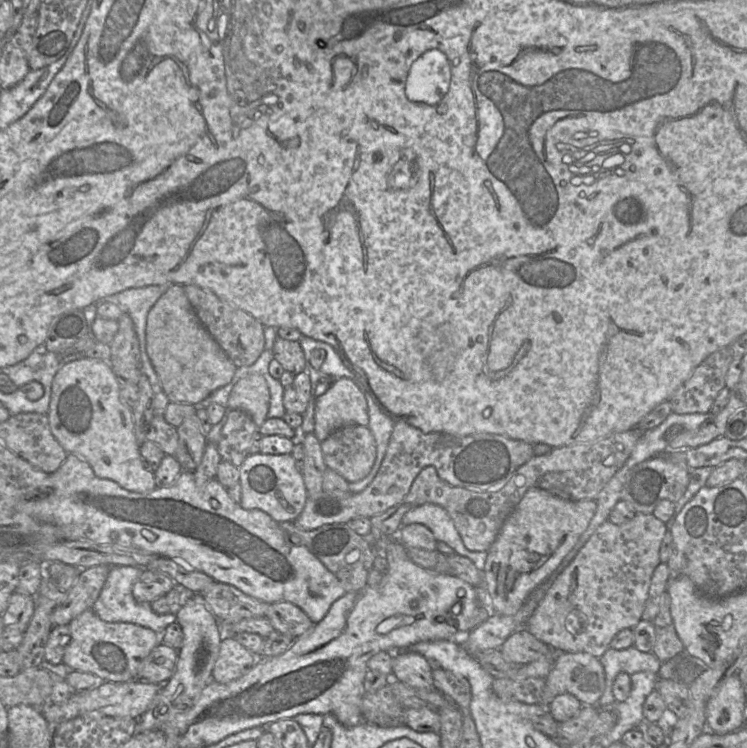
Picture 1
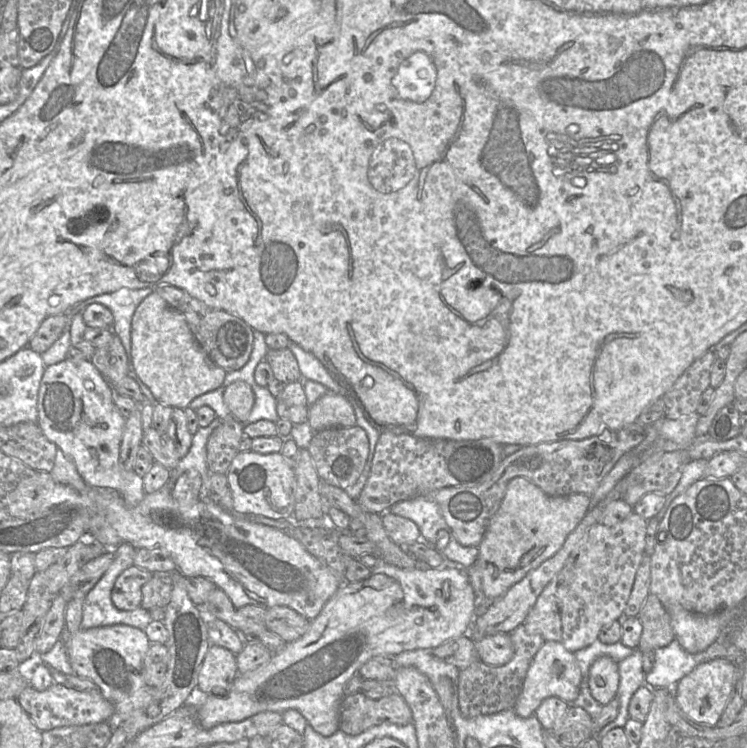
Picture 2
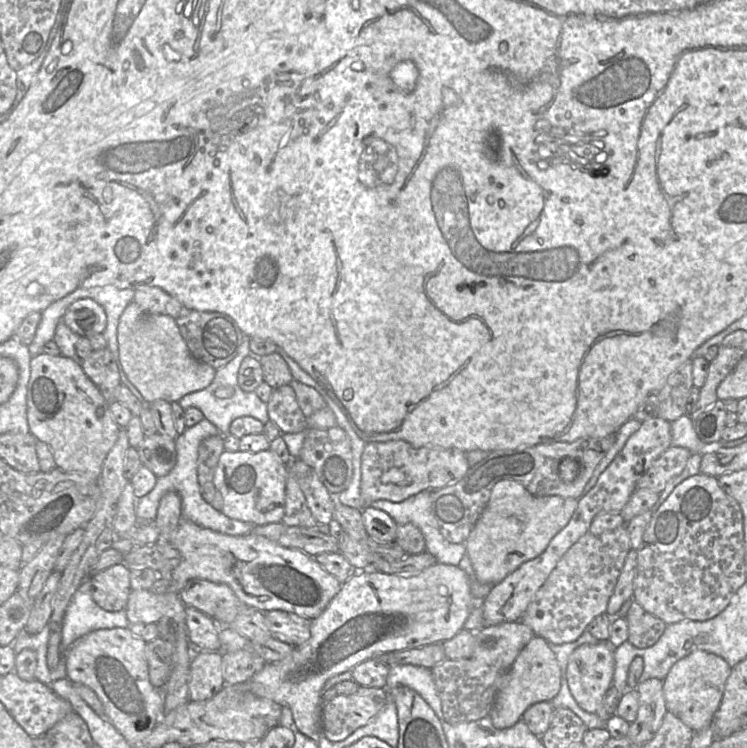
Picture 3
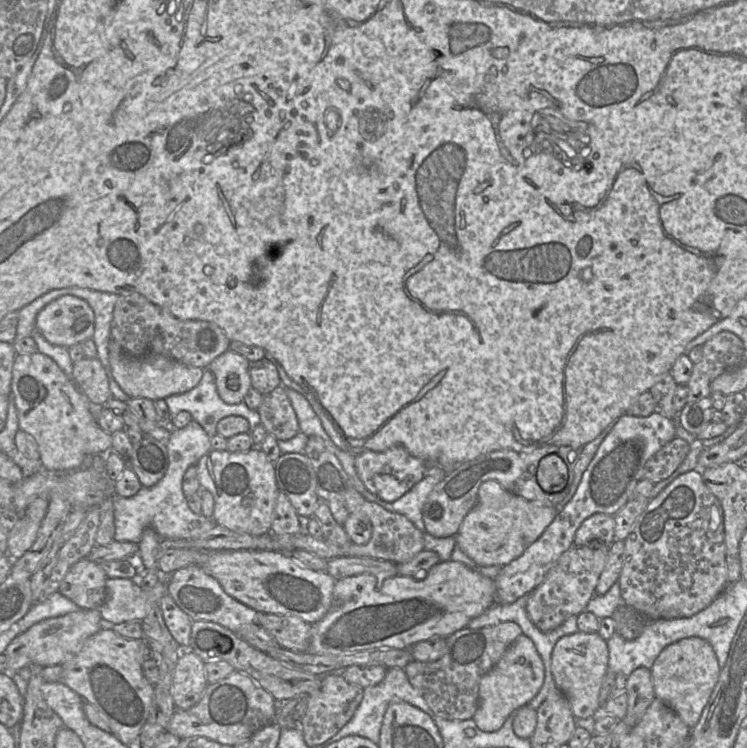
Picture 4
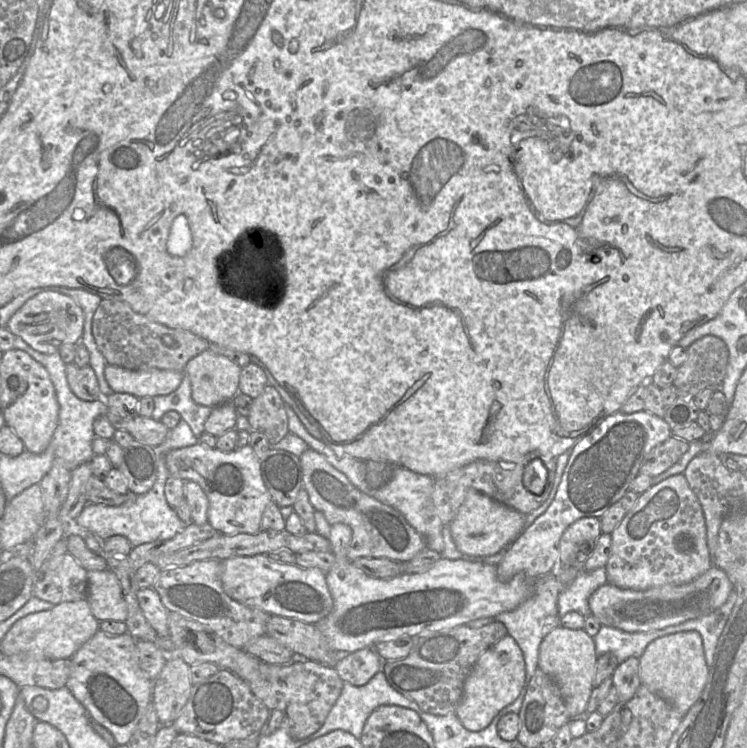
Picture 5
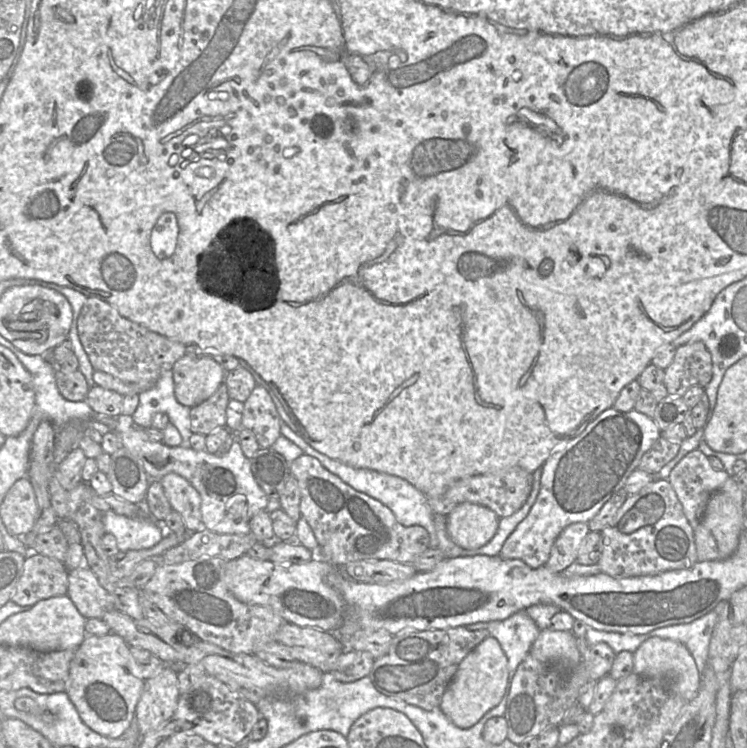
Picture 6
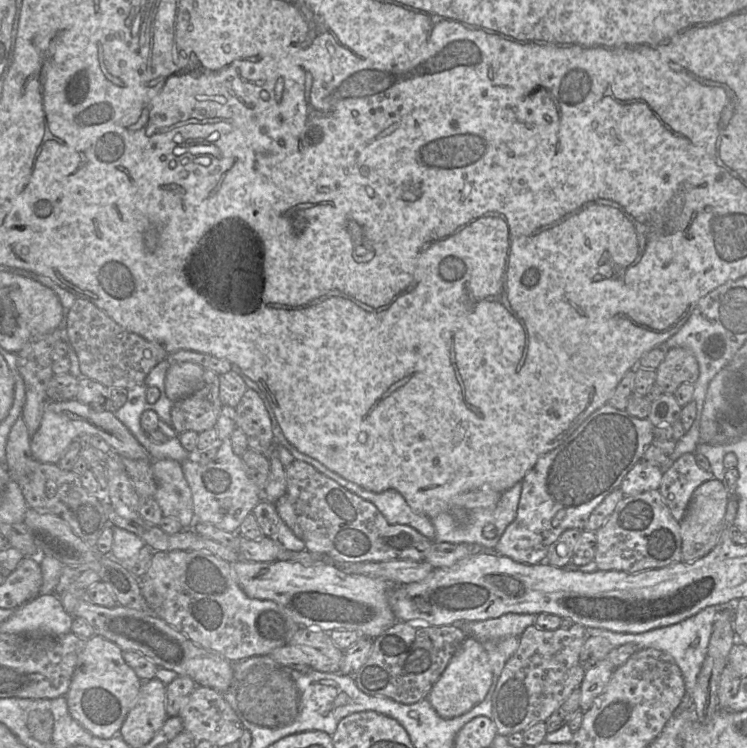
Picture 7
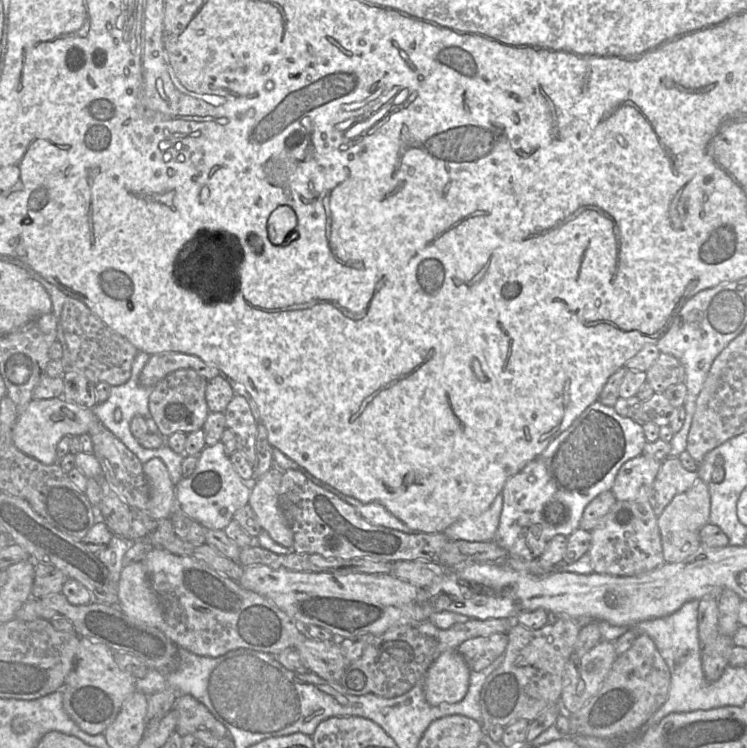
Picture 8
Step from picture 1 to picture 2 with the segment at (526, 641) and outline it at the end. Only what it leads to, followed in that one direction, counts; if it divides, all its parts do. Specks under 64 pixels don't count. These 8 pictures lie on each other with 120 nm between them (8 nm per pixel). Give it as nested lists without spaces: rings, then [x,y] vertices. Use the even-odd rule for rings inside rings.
[[[498,633],[475,641],[480,662],[491,666],[501,666],[509,662],[514,648],[509,634]]]

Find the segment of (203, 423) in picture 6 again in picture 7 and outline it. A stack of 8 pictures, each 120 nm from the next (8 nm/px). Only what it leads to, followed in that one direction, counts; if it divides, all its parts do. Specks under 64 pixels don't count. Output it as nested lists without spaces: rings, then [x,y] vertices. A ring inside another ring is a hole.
[[[205,369],[203,387],[184,399],[174,401],[171,425],[178,434],[184,431],[201,433],[215,427],[223,406],[219,397],[219,376]]]

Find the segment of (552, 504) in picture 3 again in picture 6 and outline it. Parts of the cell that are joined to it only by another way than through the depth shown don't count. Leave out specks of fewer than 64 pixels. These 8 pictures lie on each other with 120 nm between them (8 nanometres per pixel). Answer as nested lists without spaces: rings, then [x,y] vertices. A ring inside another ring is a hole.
[[[464,502],[447,516],[448,534],[462,548],[480,548],[496,534],[499,519],[493,510],[485,506]]]

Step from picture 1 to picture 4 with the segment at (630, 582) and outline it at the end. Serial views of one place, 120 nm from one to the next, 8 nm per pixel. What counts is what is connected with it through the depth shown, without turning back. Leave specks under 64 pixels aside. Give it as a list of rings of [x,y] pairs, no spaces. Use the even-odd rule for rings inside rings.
[[[597,538],[598,540],[601,540],[601,548],[599,549],[592,549],[587,547],[586,545],[581,545],[581,546],[572,546],[570,549],[566,550],[561,557],[559,558],[559,560],[557,561],[557,563],[551,568],[551,570],[549,571],[549,573],[546,575],[545,579],[531,592],[529,593],[529,598],[527,601],[527,614],[529,616],[529,618],[532,620],[532,622],[542,631],[544,632],[548,632],[548,631],[552,631],[554,629],[556,629],[557,627],[559,627],[567,618],[571,617],[571,616],[577,616],[578,614],[580,614],[581,612],[585,611],[586,606],[588,604],[588,602],[590,601],[590,599],[594,596],[595,593],[595,589],[596,586],[598,584],[598,580],[599,577],[605,567],[605,563],[607,561],[607,557],[608,557],[608,552],[609,552],[609,547],[610,545],[604,545],[604,540],[602,540],[601,538]]]

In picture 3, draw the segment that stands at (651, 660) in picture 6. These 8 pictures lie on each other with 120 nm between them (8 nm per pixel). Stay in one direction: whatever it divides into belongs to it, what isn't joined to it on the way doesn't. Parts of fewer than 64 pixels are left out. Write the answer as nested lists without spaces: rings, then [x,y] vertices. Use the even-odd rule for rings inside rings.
[[[702,650],[680,659],[662,681],[668,711],[695,732],[708,727],[721,703],[731,669],[722,657]]]

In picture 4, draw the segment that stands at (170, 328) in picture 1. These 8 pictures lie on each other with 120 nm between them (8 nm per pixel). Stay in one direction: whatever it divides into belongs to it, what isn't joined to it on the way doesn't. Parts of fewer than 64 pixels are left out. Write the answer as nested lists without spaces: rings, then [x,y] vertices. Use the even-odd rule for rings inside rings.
[[[110,336],[109,362],[113,377],[120,388],[131,398],[148,398],[153,401],[165,399],[175,394],[185,393],[201,381],[204,369],[187,366],[158,353],[146,353],[141,357],[131,357]]]

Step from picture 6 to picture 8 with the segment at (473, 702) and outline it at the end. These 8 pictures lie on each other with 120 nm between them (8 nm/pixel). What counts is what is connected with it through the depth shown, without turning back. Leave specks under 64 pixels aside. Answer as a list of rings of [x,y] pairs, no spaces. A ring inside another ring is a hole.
[[[457,649],[441,653],[424,678],[426,701],[432,706],[461,701],[468,691],[470,674]]]

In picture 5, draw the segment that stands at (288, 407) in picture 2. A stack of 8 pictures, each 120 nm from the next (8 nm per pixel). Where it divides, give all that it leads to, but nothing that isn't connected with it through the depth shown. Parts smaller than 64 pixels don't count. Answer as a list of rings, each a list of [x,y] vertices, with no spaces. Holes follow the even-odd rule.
[[[270,385],[253,399],[247,417],[250,428],[262,432],[271,448],[290,432],[285,401],[277,389]]]

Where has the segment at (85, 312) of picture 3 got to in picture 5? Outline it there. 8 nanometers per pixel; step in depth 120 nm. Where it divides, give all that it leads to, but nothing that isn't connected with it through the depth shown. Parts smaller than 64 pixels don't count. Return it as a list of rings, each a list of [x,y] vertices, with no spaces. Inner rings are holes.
[[[45,291],[28,299],[7,323],[7,328],[33,349],[53,354],[65,344],[80,343],[84,328],[84,312],[68,295]]]

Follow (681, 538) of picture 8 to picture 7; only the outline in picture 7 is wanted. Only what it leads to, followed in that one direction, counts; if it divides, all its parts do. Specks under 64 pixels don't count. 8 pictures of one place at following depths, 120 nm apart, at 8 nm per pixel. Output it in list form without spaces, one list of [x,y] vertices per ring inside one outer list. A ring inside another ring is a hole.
[[[709,480],[701,484],[693,493],[685,515],[680,523],[682,538],[682,560],[693,562],[706,556],[718,544],[725,525],[725,515],[731,492],[720,480]]]

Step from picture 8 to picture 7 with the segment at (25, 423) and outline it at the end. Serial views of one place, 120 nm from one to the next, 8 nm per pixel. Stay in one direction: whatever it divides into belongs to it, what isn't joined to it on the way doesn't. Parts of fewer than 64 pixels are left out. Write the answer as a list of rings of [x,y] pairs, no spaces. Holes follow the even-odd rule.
[[[76,399],[46,403],[40,426],[31,436],[31,456],[42,463],[57,464],[68,445],[82,434],[101,437],[113,451],[121,456],[154,462],[147,449],[113,412],[93,409]]]

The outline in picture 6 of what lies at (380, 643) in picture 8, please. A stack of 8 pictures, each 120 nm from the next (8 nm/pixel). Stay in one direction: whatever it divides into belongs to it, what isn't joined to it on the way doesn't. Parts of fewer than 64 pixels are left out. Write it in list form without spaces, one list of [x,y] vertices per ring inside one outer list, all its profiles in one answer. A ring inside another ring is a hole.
[[[465,626],[439,630],[402,630],[393,636],[386,655],[375,659],[368,677],[382,694],[430,711],[439,708],[443,694],[452,681],[461,661],[490,633],[486,629],[469,630]]]

